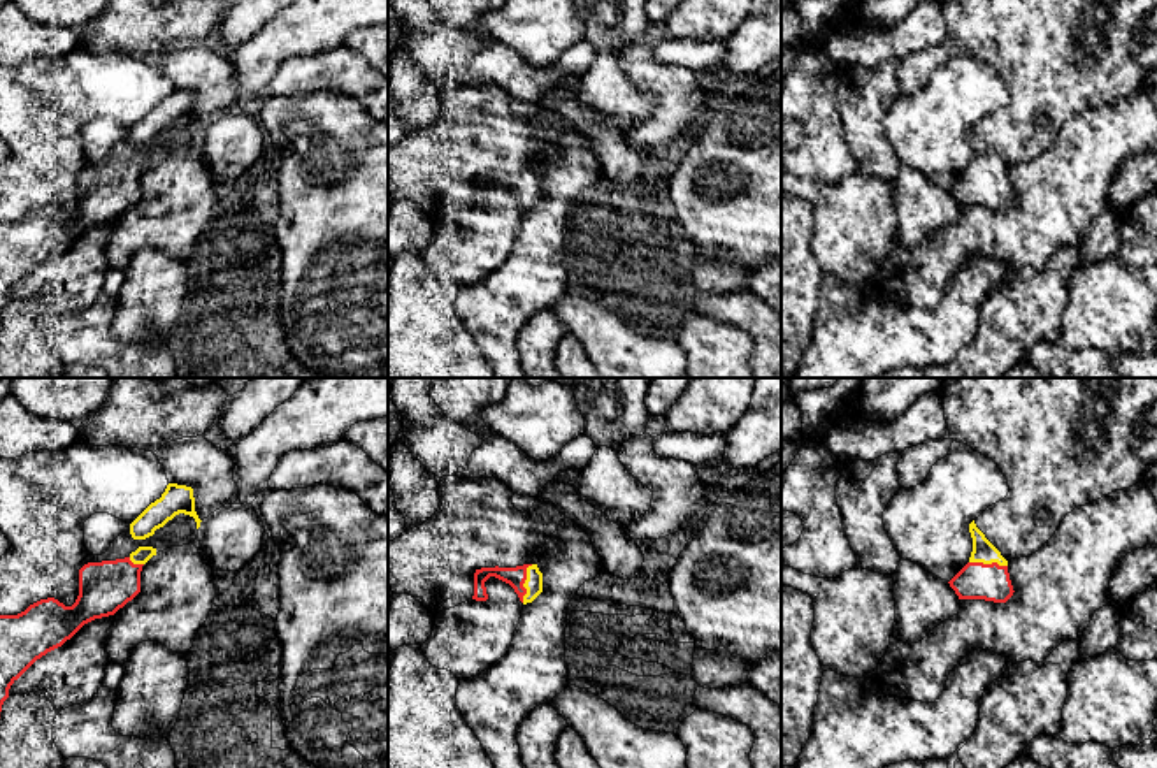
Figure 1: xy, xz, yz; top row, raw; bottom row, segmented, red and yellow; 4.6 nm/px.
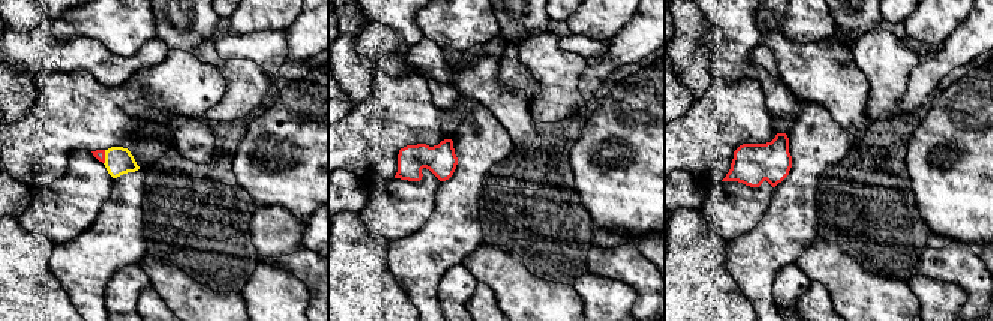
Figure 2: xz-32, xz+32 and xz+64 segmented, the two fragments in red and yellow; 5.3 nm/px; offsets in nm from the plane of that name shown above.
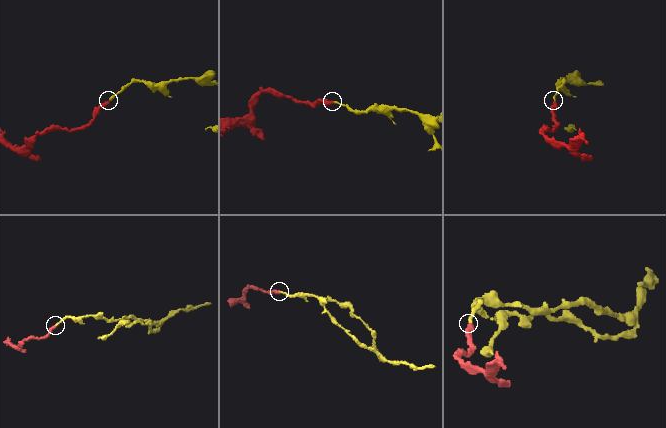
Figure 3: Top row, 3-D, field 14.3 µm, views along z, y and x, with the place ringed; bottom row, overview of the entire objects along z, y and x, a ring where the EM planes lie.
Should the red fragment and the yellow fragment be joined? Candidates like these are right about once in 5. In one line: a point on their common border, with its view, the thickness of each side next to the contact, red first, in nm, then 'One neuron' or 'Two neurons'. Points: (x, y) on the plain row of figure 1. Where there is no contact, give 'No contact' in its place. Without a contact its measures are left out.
Touches red at xz (524, 188). Thickness 90 nm (red) against 80 nm. One neuron

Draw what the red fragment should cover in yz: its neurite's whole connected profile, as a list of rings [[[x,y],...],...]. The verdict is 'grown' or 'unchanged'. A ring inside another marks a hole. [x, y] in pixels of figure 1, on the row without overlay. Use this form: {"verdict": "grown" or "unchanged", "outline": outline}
{"verdict": "grown", "outline": [[[969,130],[973,158],[969,169],[948,188],[959,206],[1006,209],[1013,202],[1008,167],[976,134]]]}

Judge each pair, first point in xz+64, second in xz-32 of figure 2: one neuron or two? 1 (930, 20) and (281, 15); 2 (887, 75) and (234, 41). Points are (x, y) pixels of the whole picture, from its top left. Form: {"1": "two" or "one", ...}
{"1": "one", "2": "two"}

